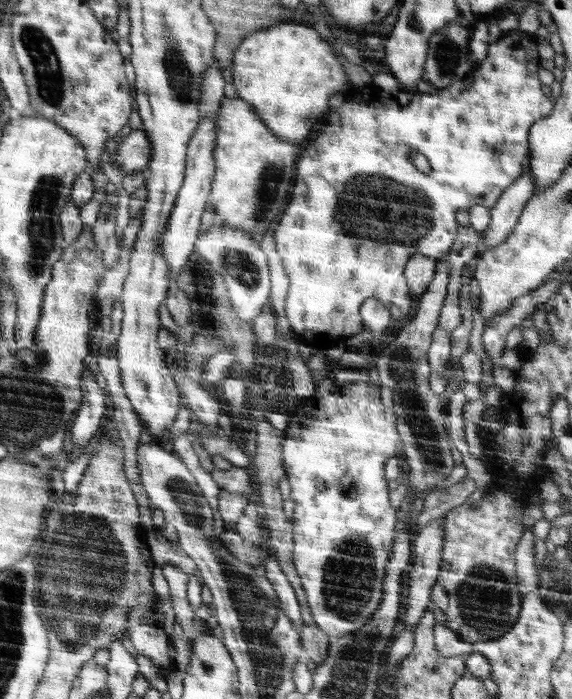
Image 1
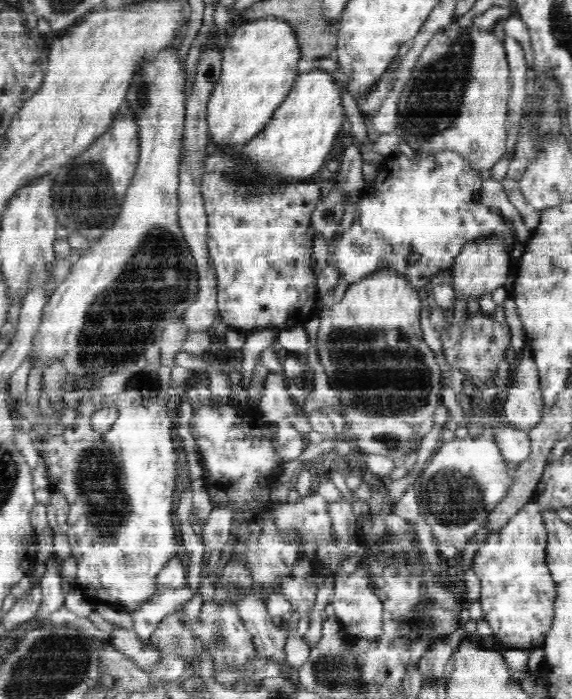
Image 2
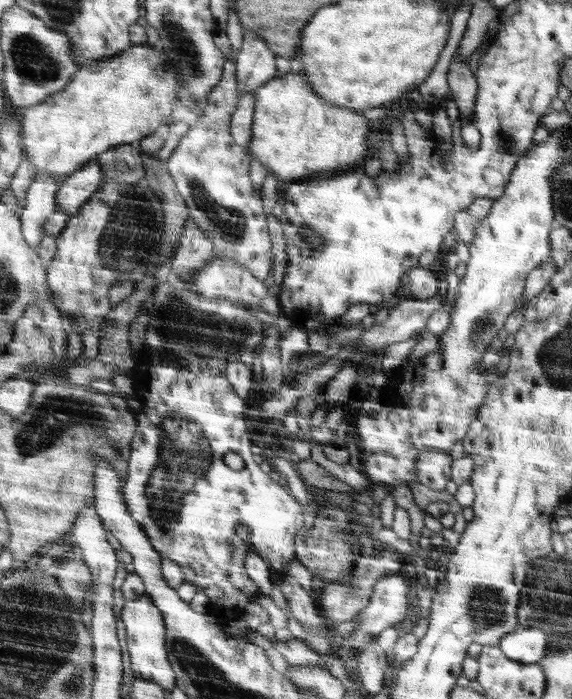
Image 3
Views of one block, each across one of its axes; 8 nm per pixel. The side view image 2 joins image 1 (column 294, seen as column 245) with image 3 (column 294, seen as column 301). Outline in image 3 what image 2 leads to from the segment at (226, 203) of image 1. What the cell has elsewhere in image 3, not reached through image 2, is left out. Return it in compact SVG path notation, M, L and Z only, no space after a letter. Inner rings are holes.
M302 72L286 73L284 78L276 77L254 91L250 154L280 182L292 183L320 172L344 173L368 160L364 142L368 122L360 111L338 108L318 98Z

